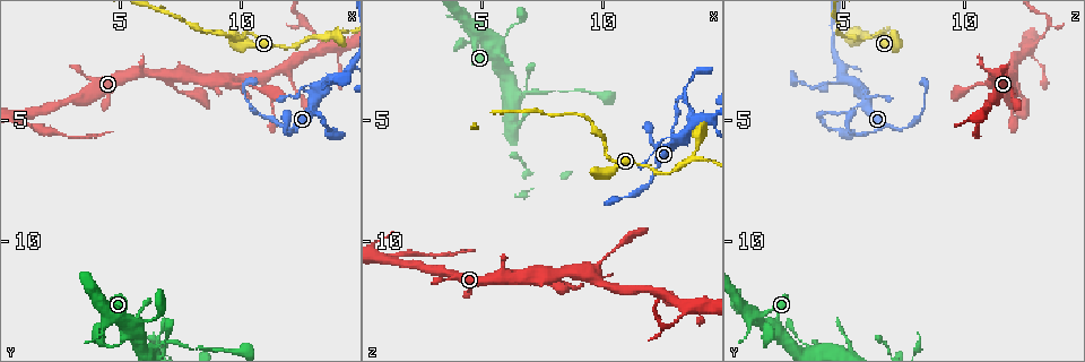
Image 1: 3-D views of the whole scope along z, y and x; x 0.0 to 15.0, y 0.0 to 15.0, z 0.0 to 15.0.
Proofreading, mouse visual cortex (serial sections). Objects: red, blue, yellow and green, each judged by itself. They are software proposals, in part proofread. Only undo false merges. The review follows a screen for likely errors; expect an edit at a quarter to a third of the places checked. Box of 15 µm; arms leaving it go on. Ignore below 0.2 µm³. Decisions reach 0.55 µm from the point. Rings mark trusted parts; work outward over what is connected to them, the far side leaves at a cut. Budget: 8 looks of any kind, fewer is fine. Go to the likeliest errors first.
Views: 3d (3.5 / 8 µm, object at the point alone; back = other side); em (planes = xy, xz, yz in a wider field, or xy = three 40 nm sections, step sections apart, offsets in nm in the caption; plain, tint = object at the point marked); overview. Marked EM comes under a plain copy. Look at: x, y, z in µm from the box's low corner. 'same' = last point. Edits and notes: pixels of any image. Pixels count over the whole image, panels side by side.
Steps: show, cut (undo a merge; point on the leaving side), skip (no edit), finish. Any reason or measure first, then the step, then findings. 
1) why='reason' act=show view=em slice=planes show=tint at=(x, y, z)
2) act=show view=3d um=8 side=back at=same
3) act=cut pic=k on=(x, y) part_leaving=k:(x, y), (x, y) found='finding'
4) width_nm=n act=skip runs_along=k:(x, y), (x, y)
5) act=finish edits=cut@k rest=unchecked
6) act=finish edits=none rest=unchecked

why='three arms meet' act=show view=3d um=8 at=(13.0, 4.4, 5.7)

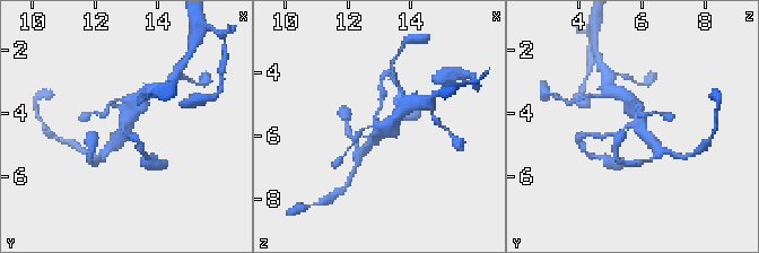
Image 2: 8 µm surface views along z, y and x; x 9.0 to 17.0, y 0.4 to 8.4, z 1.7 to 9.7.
act=show view=em slice=xy step=1 show=tint at=(12.9, 4.4, 5.7)

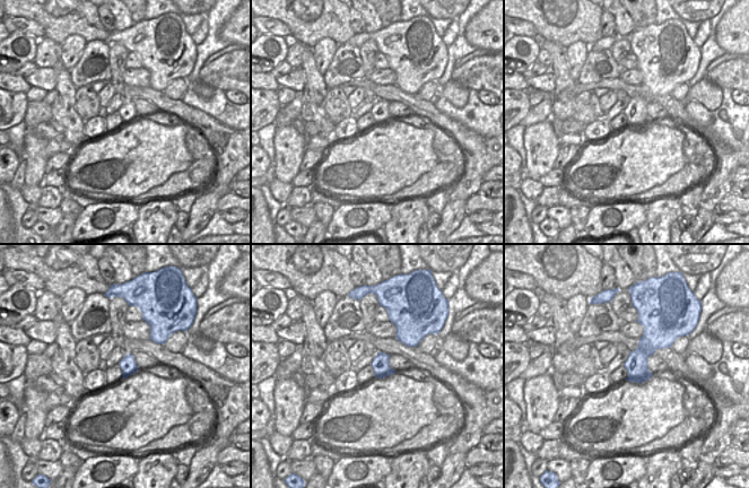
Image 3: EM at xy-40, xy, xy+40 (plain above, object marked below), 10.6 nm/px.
act=skip runs_along=2:(366, 146), (378, 134), (375, 114), (382, 98) found='all the same cell'

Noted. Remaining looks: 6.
why='narrows sharply' act=show view=3d um=3.5 at=(13.1, 1.3, 13.4)

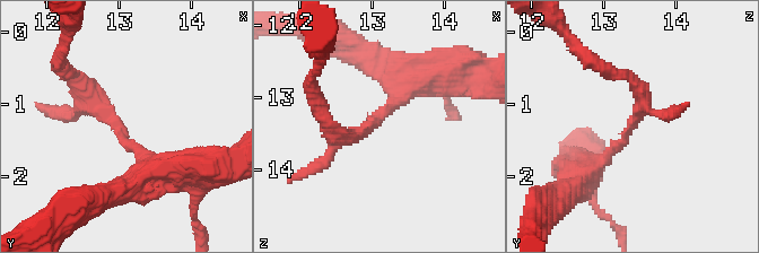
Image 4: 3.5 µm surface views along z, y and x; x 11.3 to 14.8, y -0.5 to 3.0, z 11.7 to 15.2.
why='now the EM' act=show view=em slice=xy step=2 show=tint at=(13.05, 1.35, 13.35)

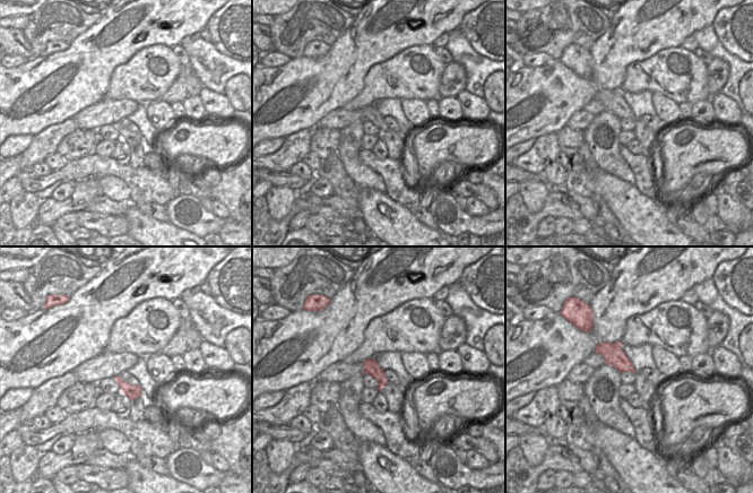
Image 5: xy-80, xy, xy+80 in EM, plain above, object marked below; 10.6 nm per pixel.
act=skip runs_along=4:(149, 176), (146, 158), (72, 76) found='one cell here'

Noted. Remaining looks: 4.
why='calibre changes' act=show view=3d um=3.5 at=(5.6, 13.3, 1.7)

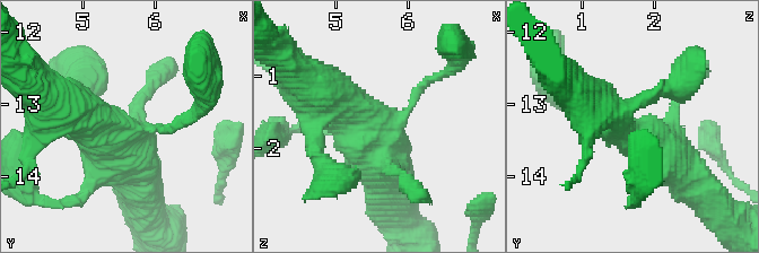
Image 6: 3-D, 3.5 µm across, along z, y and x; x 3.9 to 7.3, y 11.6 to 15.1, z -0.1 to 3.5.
why='now the EM' act=show view=em slice=xy step=1 show=tint at=(5.65, 13.40, 1.70)

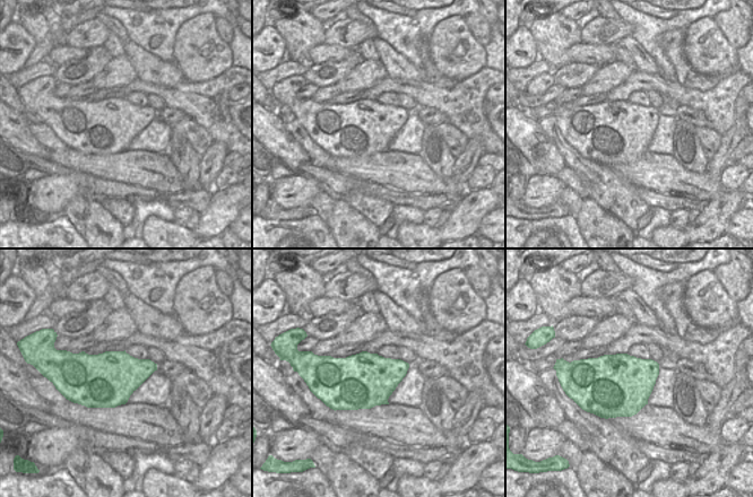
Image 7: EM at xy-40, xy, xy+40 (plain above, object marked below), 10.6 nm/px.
act=skip runs_along=6:(320, 112), (389, 123), (434, 80) found='one cell here'

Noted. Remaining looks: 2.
why='calibre changes' act=show view=3d um=8 at=(6.7, 14.3, 3.9)

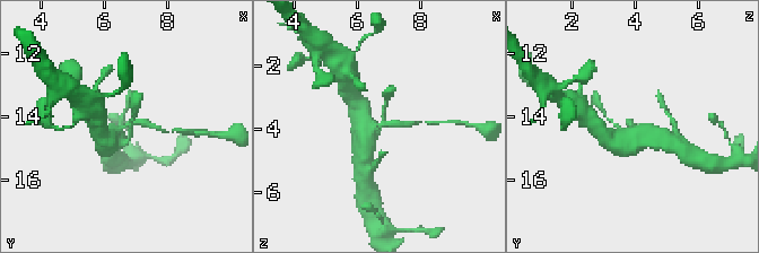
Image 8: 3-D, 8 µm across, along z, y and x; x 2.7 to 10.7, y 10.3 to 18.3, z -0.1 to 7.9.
arm_widths_nm=200,600 act=show view=em slice=xy step=2 show=tint at=(6.7, 14.3, 3.9)

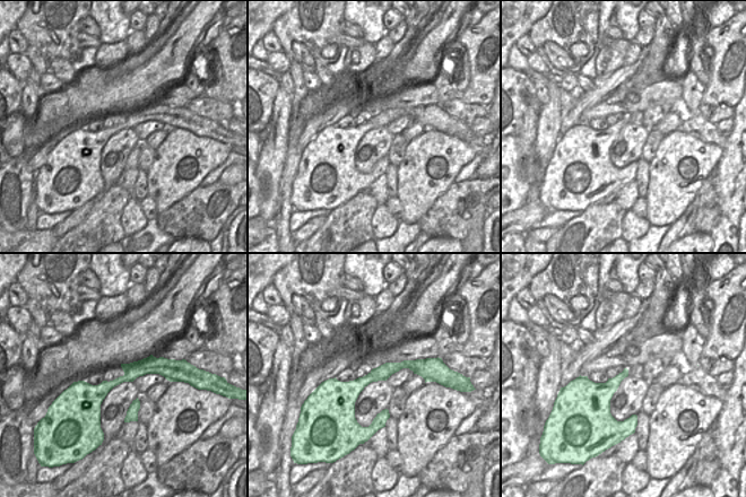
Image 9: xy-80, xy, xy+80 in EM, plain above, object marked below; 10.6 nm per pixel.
act=skip runs_along=9:(423, 373), (400, 365), (354, 387), (326, 386) found='all the same cell'

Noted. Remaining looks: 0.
act=finish edits=none rest=unchecked

